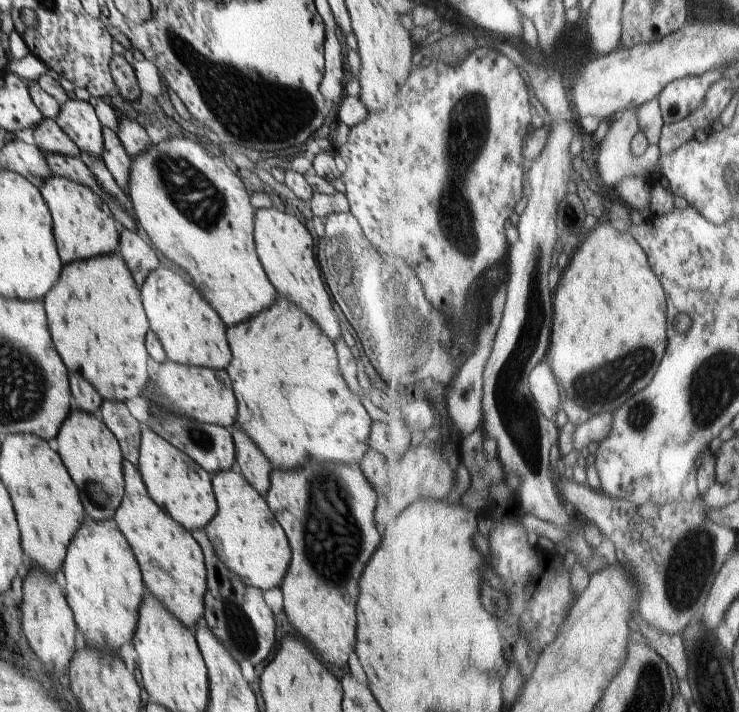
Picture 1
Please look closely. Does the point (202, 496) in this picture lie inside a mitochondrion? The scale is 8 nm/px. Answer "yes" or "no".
no

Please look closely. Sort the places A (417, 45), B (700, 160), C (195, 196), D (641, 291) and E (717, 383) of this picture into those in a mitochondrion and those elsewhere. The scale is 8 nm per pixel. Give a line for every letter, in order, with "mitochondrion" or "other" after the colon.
A: other
B: other
C: mitochondrion
D: other
E: mitochondrion

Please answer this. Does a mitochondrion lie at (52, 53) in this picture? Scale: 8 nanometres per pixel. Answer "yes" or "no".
no

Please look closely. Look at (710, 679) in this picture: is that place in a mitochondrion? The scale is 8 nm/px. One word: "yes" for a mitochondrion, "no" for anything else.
yes

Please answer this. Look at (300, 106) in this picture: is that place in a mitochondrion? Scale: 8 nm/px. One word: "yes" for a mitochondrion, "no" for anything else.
yes

